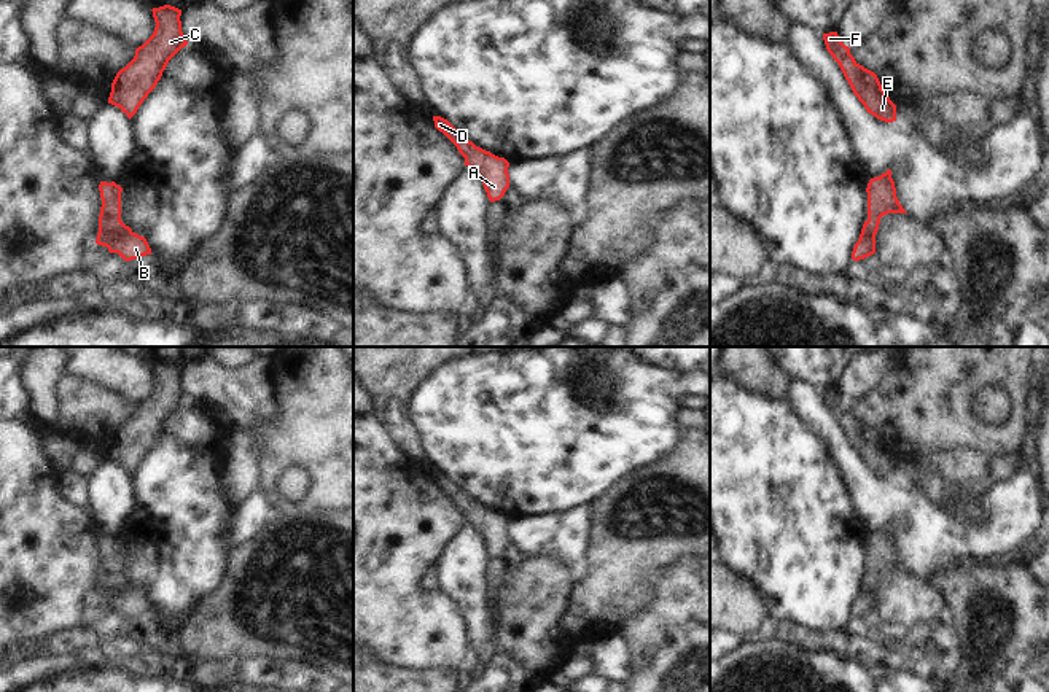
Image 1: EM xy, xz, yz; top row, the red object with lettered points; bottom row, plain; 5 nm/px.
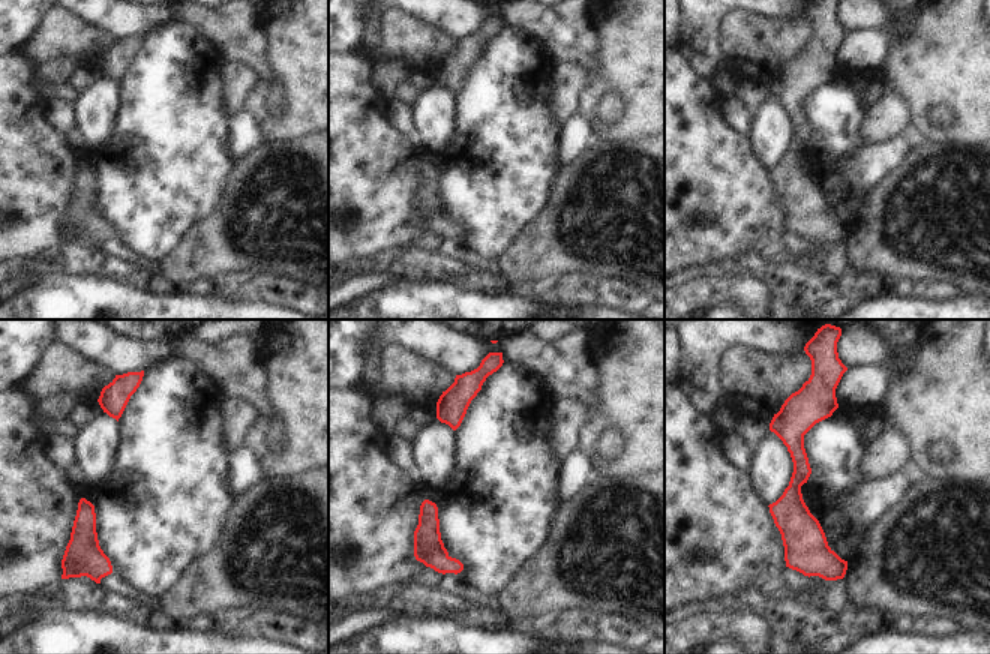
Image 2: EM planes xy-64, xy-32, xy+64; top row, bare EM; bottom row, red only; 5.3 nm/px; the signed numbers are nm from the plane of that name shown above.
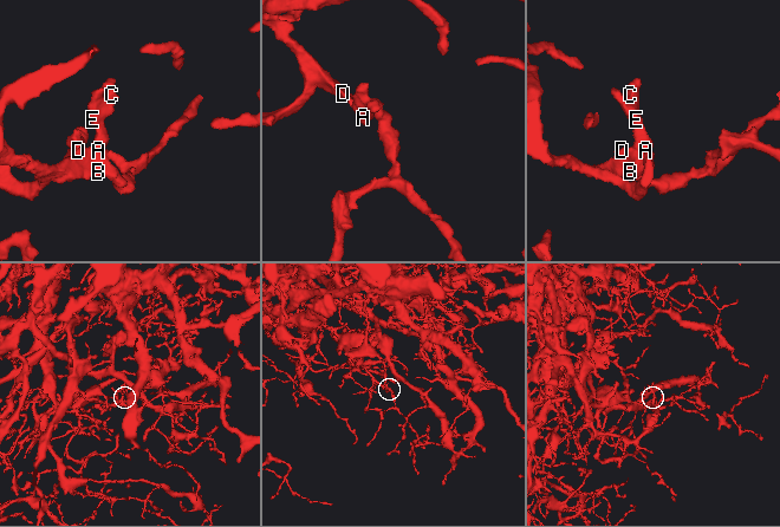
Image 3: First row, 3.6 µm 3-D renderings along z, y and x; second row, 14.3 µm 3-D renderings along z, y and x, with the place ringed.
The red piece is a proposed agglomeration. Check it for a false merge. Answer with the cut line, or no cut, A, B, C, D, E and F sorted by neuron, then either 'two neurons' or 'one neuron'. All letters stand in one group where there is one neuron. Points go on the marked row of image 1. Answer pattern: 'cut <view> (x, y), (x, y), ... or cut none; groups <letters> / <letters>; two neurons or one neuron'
cut none; groups A B C D E F; one neuron

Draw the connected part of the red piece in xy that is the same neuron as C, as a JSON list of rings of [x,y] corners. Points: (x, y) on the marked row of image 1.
[[[164,5],[153,8],[153,35],[135,49],[134,59],[121,68],[113,83],[108,103],[131,119],[156,87],[169,60],[188,45],[181,32],[181,10]]]

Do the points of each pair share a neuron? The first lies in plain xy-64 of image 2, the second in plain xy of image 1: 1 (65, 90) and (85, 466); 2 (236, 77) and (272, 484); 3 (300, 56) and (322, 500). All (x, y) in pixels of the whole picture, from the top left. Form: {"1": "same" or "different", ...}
{"1": "same", "2": "different", "3": "same"}

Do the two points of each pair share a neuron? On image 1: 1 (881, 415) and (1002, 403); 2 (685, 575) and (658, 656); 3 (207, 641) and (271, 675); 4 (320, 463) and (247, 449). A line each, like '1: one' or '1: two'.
1: one
2: one
3: two
4: two

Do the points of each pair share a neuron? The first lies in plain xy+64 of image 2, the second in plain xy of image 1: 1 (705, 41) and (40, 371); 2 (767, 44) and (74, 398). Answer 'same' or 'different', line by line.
1: same
2: same

